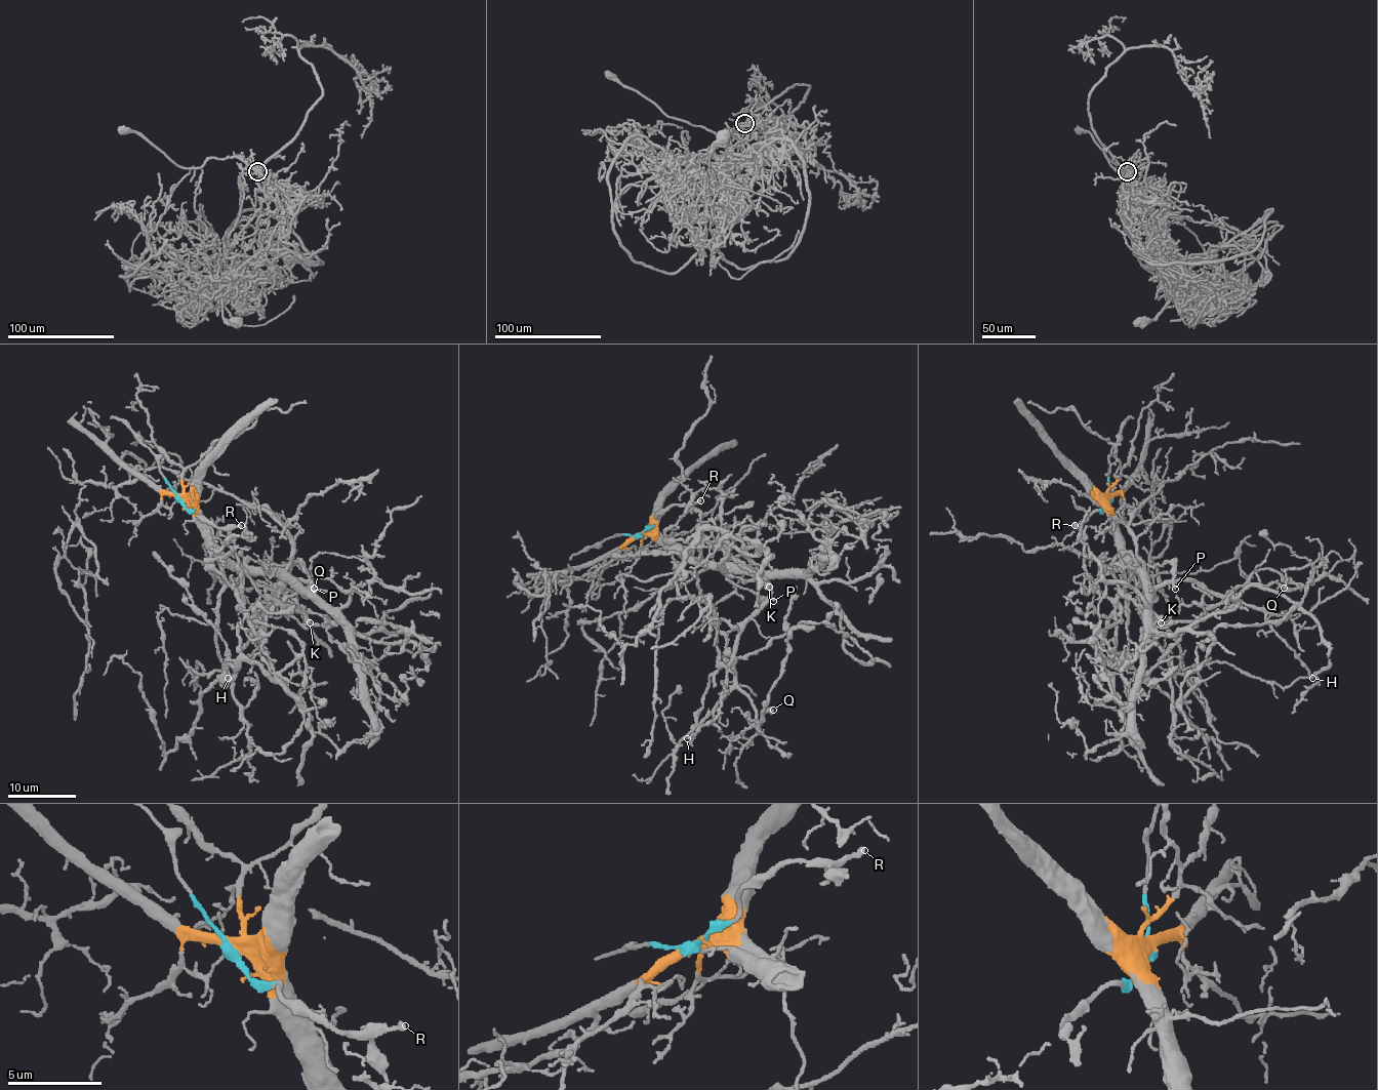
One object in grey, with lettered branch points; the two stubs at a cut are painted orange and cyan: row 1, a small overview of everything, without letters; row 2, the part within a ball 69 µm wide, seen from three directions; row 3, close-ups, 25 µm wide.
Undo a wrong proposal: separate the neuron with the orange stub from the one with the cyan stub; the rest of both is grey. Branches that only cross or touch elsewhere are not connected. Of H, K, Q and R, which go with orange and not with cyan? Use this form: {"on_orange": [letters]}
{"on_orange": ["H", "Q"]}

